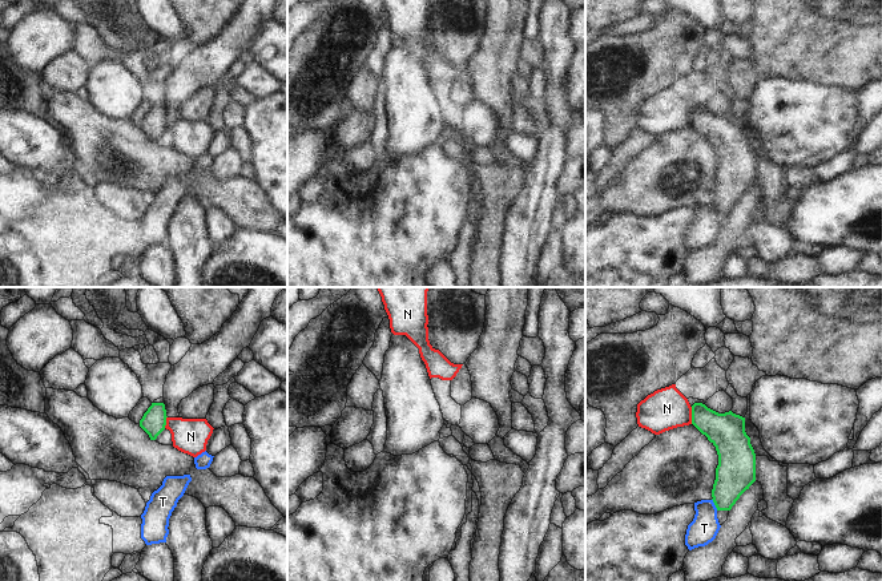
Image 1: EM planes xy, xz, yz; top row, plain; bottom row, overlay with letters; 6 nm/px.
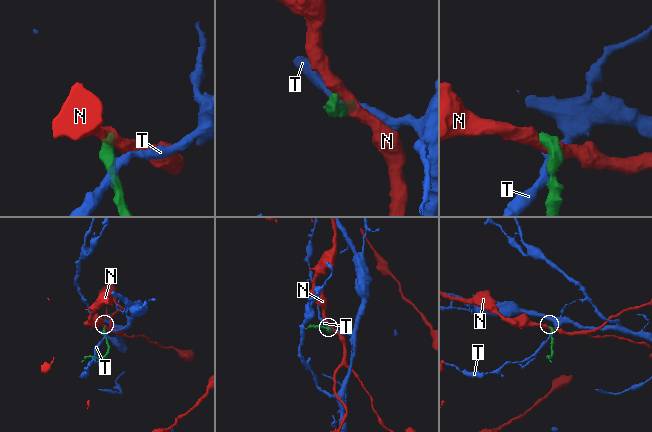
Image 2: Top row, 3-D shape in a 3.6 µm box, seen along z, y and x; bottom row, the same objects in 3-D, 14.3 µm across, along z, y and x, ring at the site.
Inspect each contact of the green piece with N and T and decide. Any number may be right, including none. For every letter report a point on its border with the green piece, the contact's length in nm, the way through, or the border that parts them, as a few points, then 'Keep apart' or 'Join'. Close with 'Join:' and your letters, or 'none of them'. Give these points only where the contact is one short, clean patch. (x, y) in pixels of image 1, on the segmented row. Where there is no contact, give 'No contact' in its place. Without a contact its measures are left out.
N: Touches green at yz (692, 415). Shared border 100 nm. Boundary: yz (691, 407), (692, 423). Keep apart
T: Touches green at yz (715, 504). Shared border 80 nm. Boundary: yz (712, 499), (717, 509). Keep apart
Join: none of them

